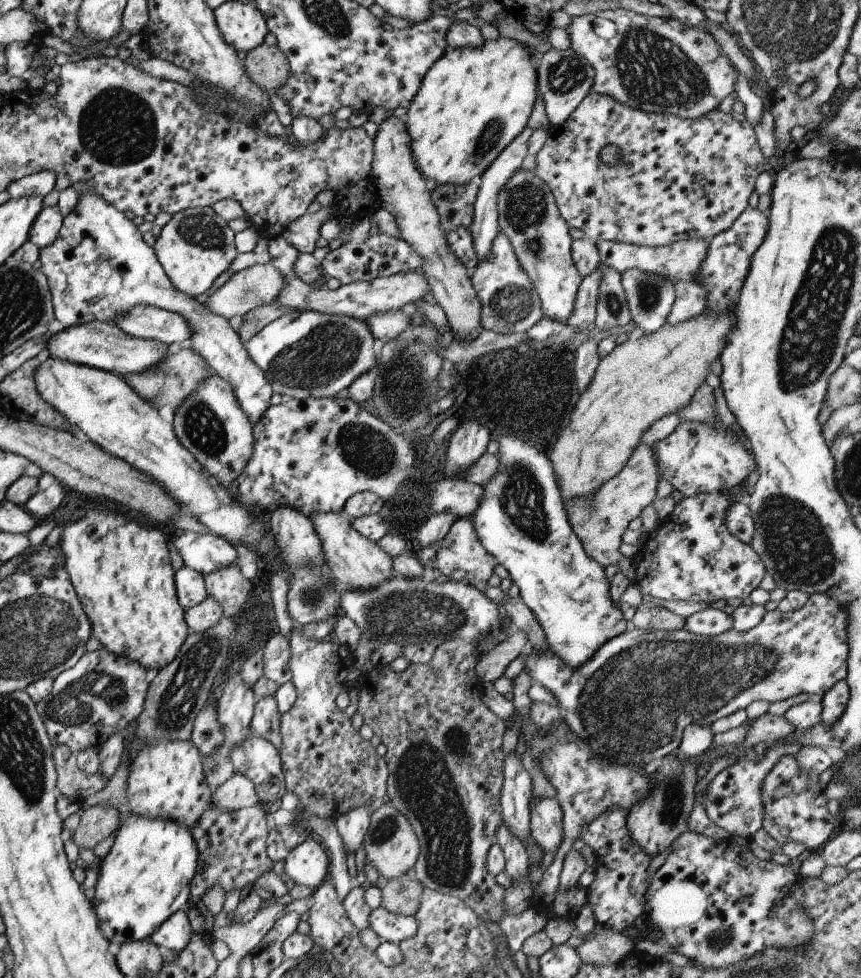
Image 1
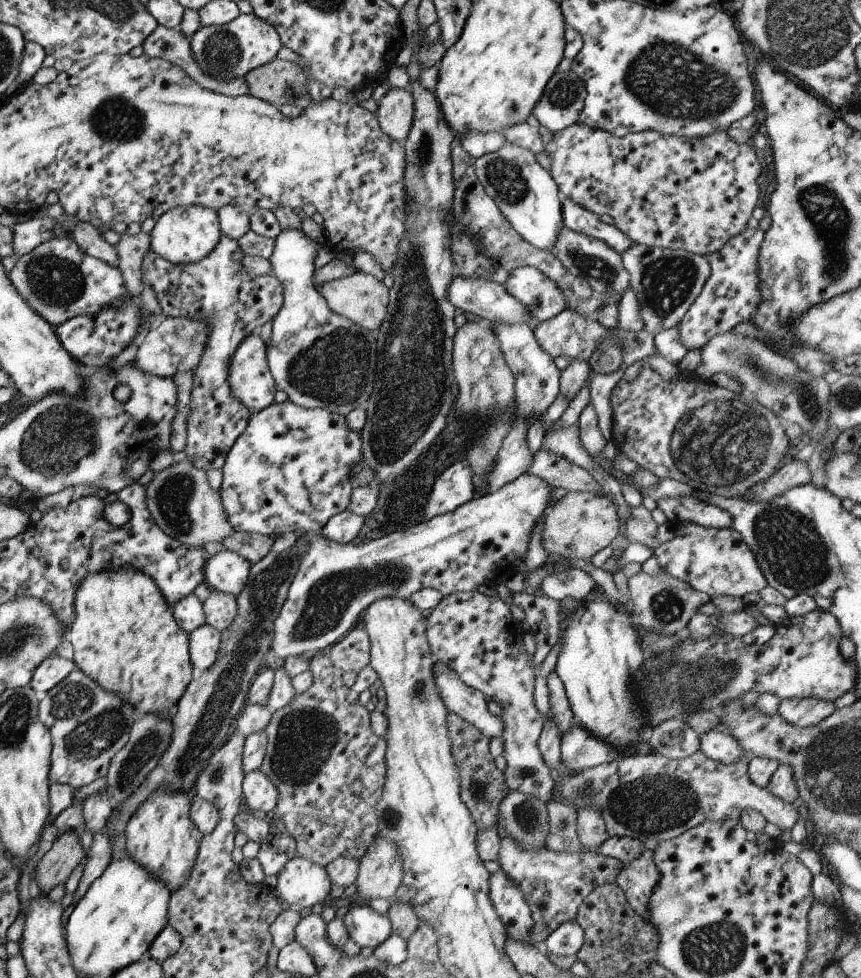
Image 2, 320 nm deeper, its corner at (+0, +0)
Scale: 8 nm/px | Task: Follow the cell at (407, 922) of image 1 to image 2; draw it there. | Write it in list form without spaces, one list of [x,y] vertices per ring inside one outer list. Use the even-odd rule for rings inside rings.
[[[369,905],[349,907],[342,921],[349,938],[360,949],[374,949],[392,932],[388,917],[375,912]]]

